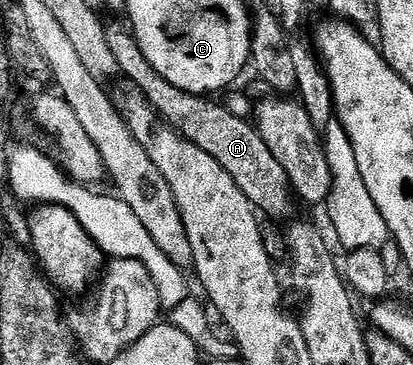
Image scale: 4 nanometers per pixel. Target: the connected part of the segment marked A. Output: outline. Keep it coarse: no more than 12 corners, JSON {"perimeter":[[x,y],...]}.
{"perimeter":[[126,23],[105,29],[119,72],[201,146],[258,213],[293,210],[254,123],[165,82]]}

